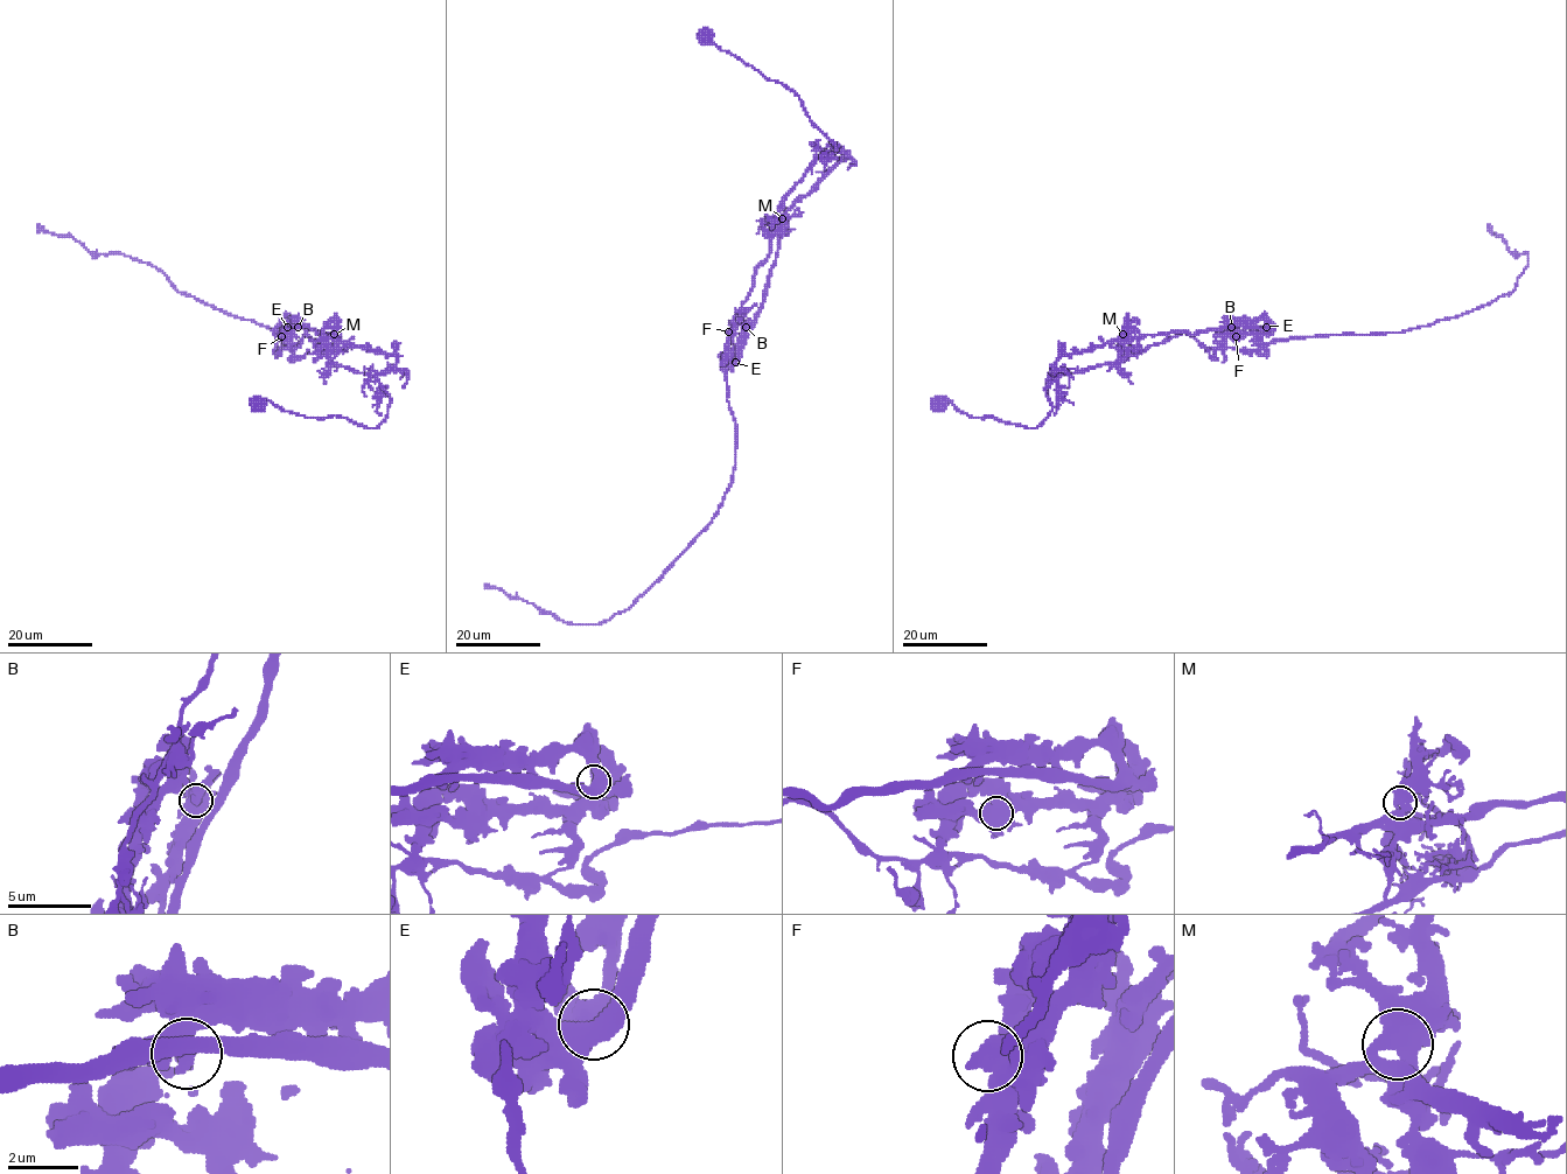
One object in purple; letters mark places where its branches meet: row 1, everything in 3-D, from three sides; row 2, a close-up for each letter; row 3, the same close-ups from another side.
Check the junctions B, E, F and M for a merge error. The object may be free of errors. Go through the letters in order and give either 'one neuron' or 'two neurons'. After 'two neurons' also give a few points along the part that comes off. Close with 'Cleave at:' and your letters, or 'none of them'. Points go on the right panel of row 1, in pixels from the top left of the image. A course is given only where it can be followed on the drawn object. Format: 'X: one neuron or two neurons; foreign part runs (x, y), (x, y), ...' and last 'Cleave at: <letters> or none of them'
B: one neuron
E: one neuron
F: one neuron
M: two neurons; foreign part runs (1123, 334), (1128, 340), (1139, 340), (1145, 335), (1197, 334), (1225, 327), (1266, 329), (1259, 333), (1215, 339)
Cleave at: M

